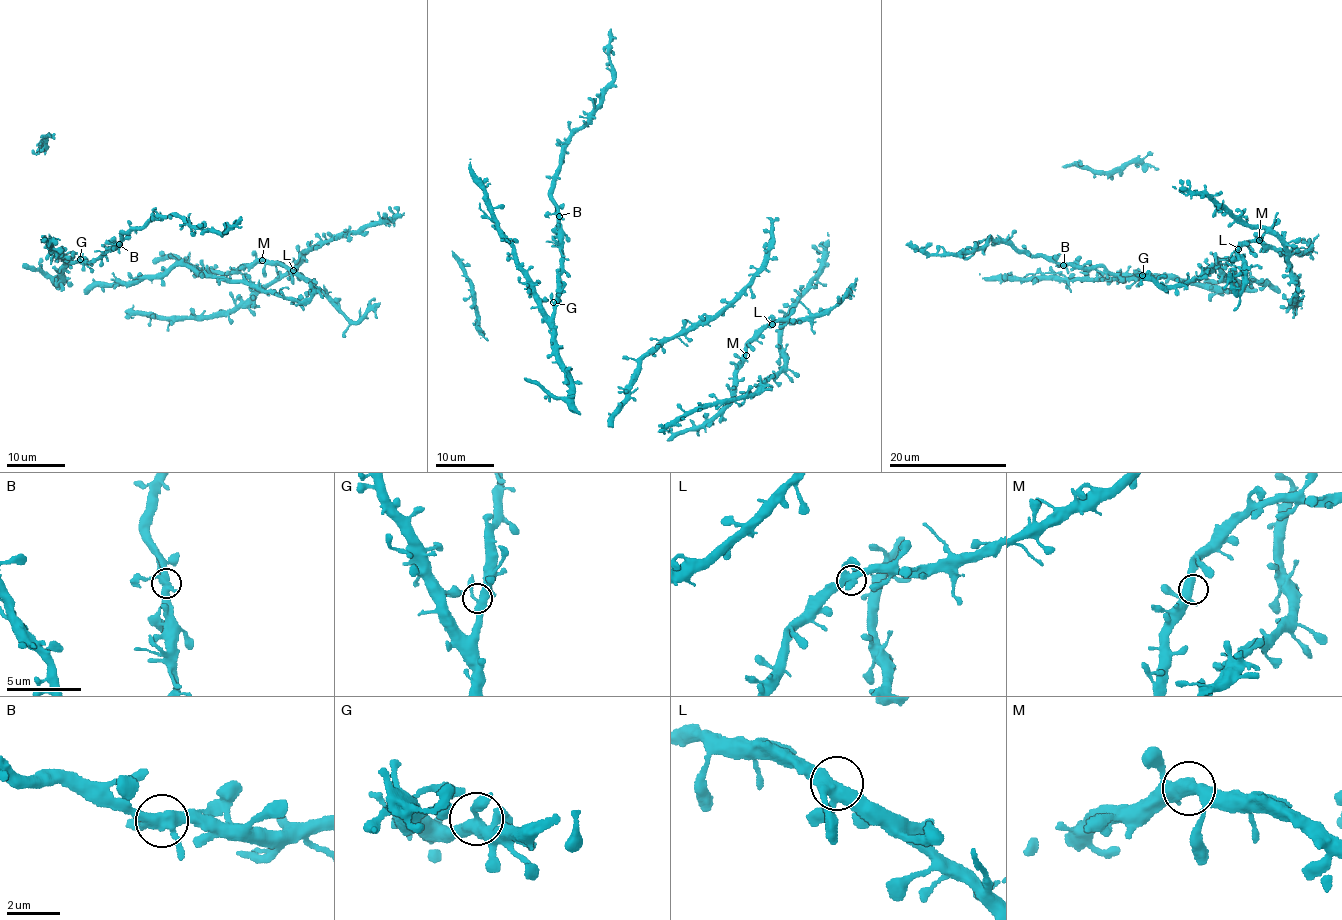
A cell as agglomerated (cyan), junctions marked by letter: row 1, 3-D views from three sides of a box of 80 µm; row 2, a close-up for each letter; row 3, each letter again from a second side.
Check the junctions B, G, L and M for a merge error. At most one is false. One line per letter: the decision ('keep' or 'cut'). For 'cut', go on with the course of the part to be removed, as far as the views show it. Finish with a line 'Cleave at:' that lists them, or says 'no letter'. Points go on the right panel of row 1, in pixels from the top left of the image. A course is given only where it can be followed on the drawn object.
B: keep
G: keep
L: keep
M: keep
Cleave at: no letter

